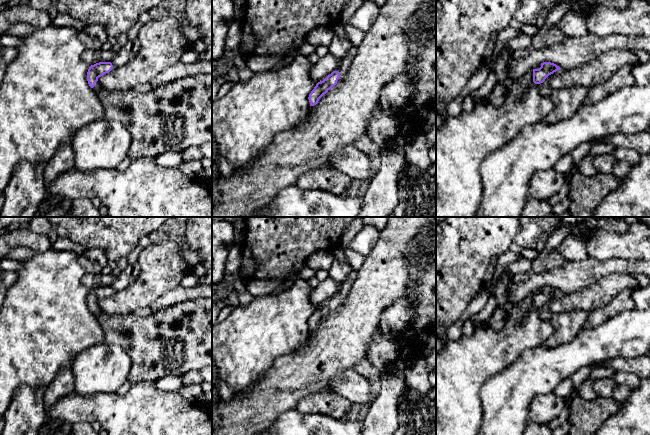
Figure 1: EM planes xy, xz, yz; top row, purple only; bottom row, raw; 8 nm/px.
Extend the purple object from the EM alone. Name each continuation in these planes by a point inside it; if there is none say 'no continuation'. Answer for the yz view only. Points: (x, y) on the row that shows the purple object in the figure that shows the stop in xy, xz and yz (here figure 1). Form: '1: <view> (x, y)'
no continuation

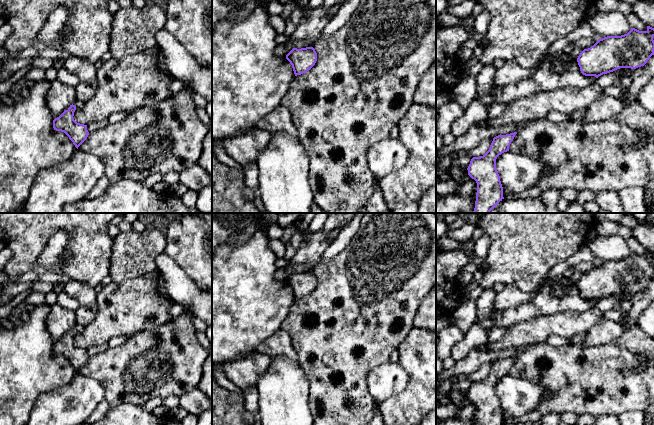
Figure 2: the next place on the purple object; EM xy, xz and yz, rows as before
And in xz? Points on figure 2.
no continuation

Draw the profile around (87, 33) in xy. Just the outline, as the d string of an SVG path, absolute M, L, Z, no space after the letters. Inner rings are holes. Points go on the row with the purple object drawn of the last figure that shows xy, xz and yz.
M0 0L0 16L13 29L3 47L14 59L29 47L40 51L55 48L94 64L109 51L113 26L113 14L108 10L109 2L110 0ZM59 6L64 6L69 11L62 39L60 42L45 44L39 40L38 33L51 12Z

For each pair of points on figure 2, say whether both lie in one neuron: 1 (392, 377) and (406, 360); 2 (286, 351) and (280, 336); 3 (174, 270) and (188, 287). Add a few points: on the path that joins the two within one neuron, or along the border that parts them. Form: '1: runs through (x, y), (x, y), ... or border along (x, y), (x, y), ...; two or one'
1: border along (397, 362), (408, 377), (408, 383), (404, 389); two
2: runs through (283, 347), (280, 344), (280, 340); one
3: runs through (175, 274), (184, 283); one

